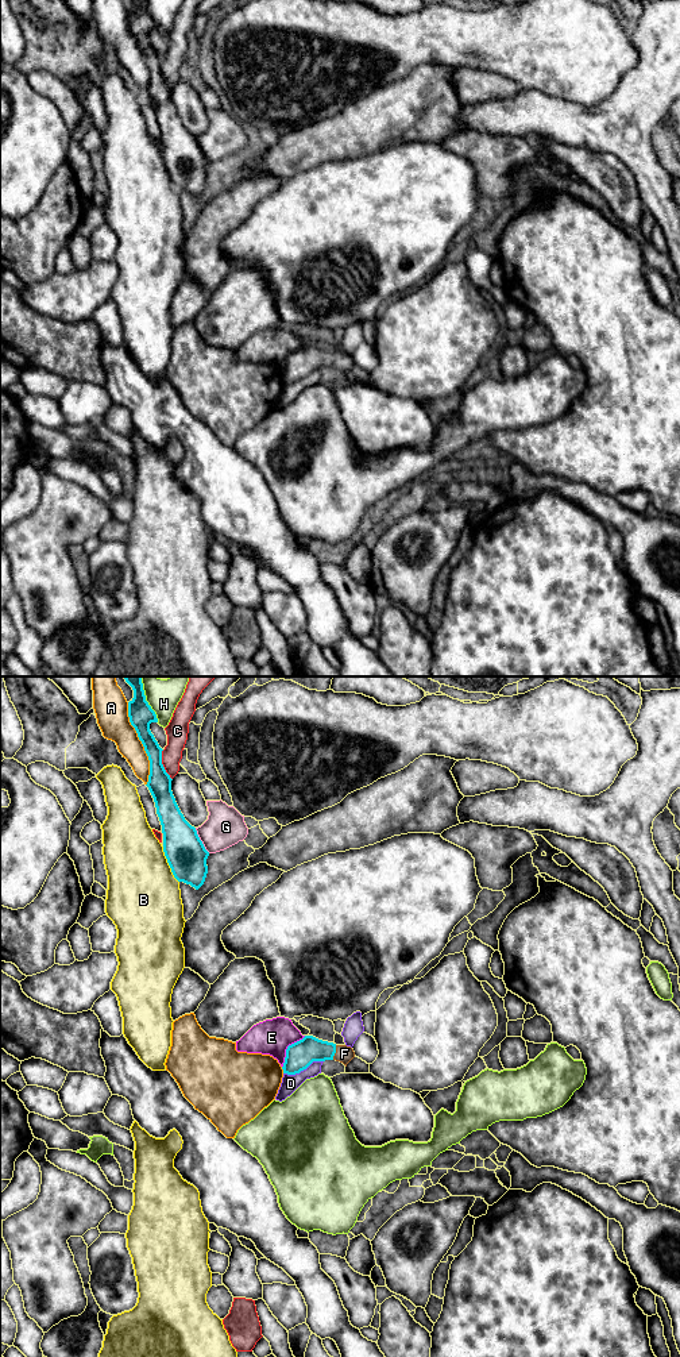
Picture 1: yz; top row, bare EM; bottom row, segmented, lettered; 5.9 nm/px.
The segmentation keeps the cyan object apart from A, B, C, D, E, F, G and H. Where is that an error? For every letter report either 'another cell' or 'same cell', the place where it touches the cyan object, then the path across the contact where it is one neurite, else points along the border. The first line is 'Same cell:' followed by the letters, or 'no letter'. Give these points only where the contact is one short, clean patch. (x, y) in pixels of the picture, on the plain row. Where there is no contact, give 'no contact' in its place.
Same cell: F
A: another cell | yz (142, 51)
B: another cell | yz (169, 173)
C: another cell | yz (162, 73)
D: another cell | yz (302, 378) | along yz (323, 369), (315, 369), (298, 381), (284, 382)
E: another cell | yz (288, 357) | along yz (305, 344), (288, 355), (282, 376)
F: same cell | yz (335, 361) | across yz (300, 363), (304, 361), (335, 361), (344, 362)
G: another cell | yz (200, 149)
H: another cell | yz (150, 15)

